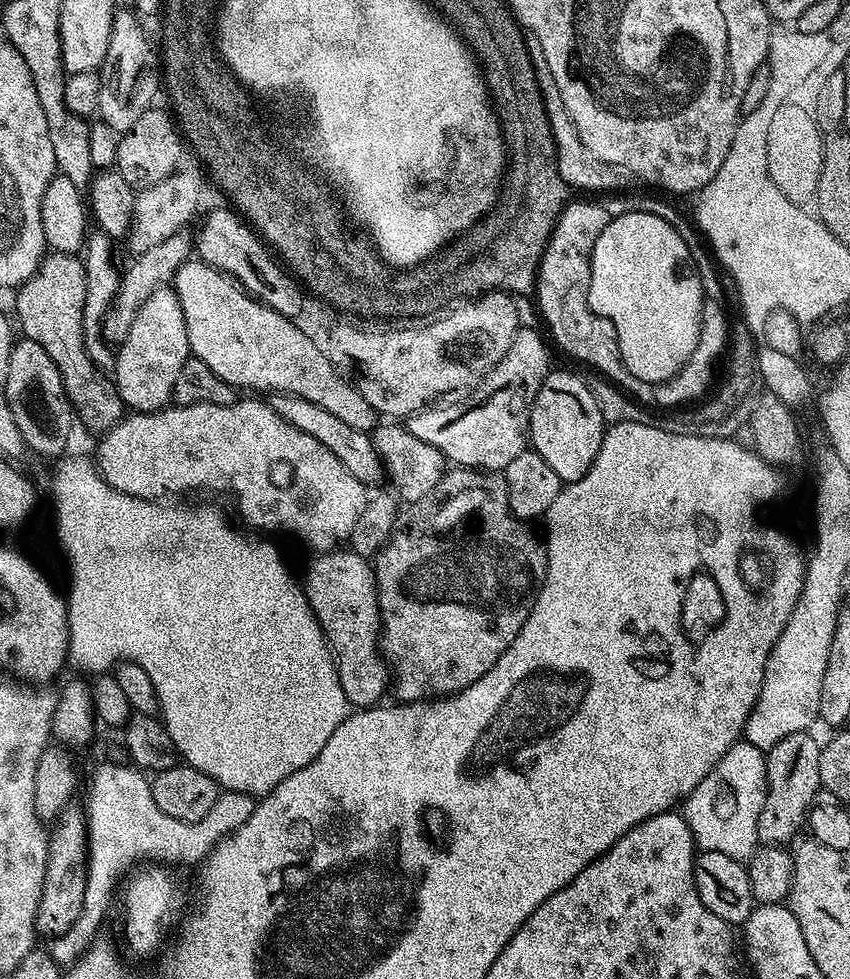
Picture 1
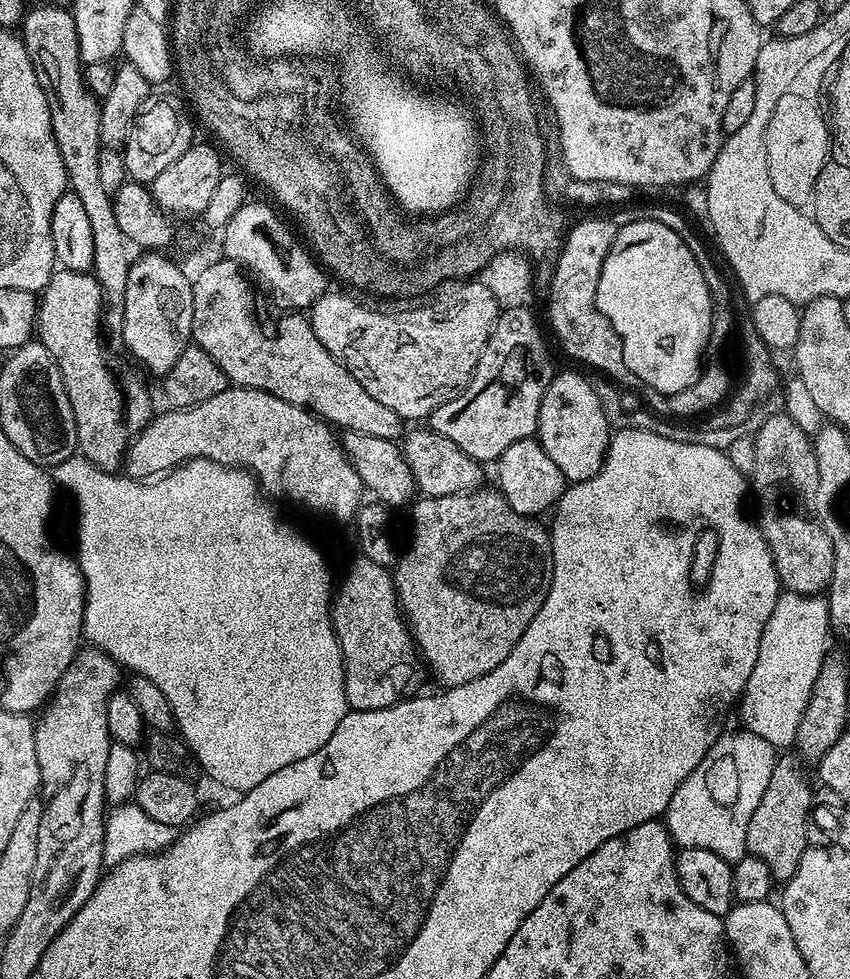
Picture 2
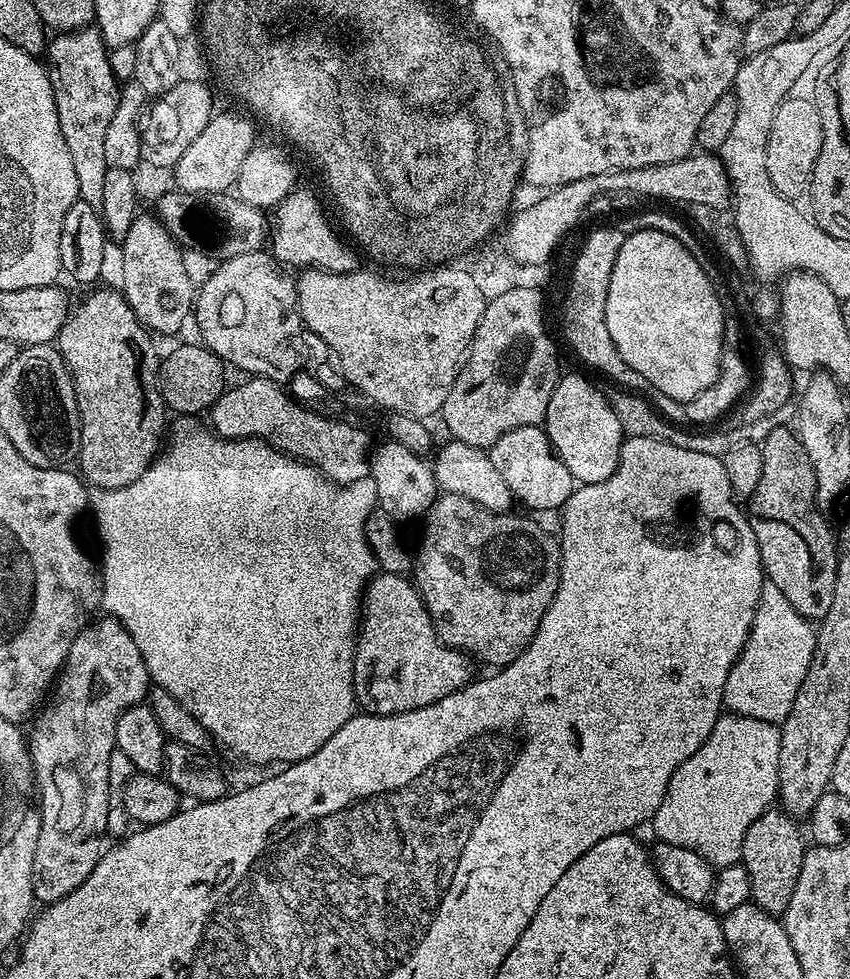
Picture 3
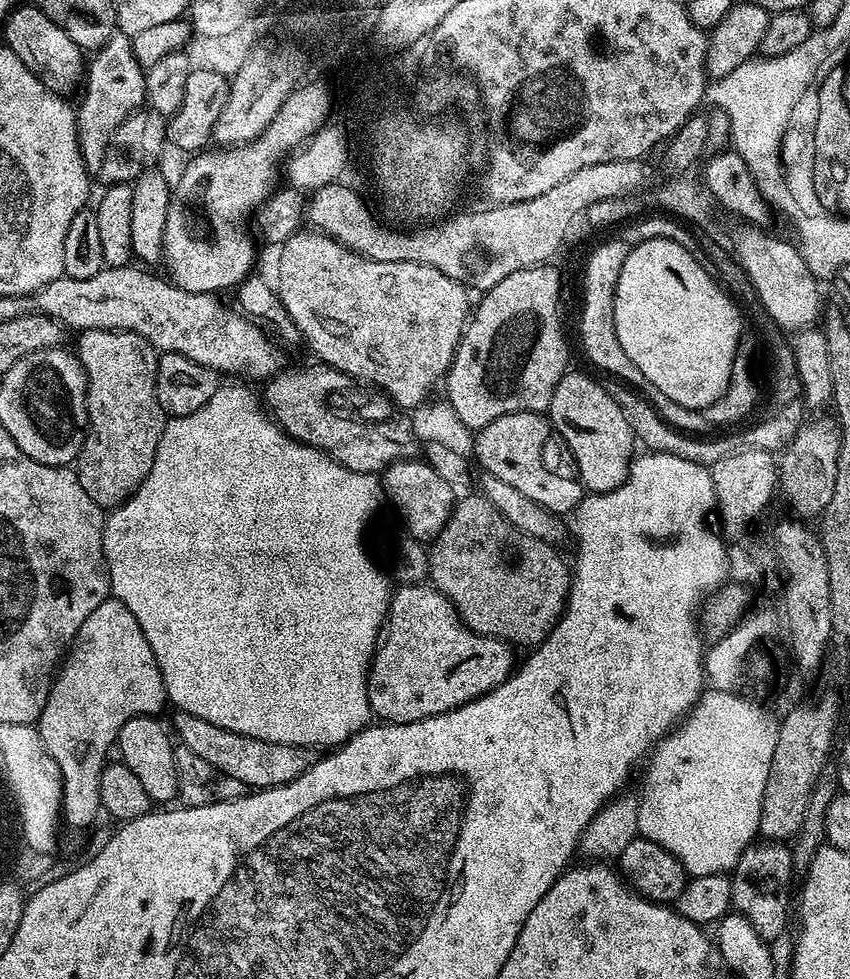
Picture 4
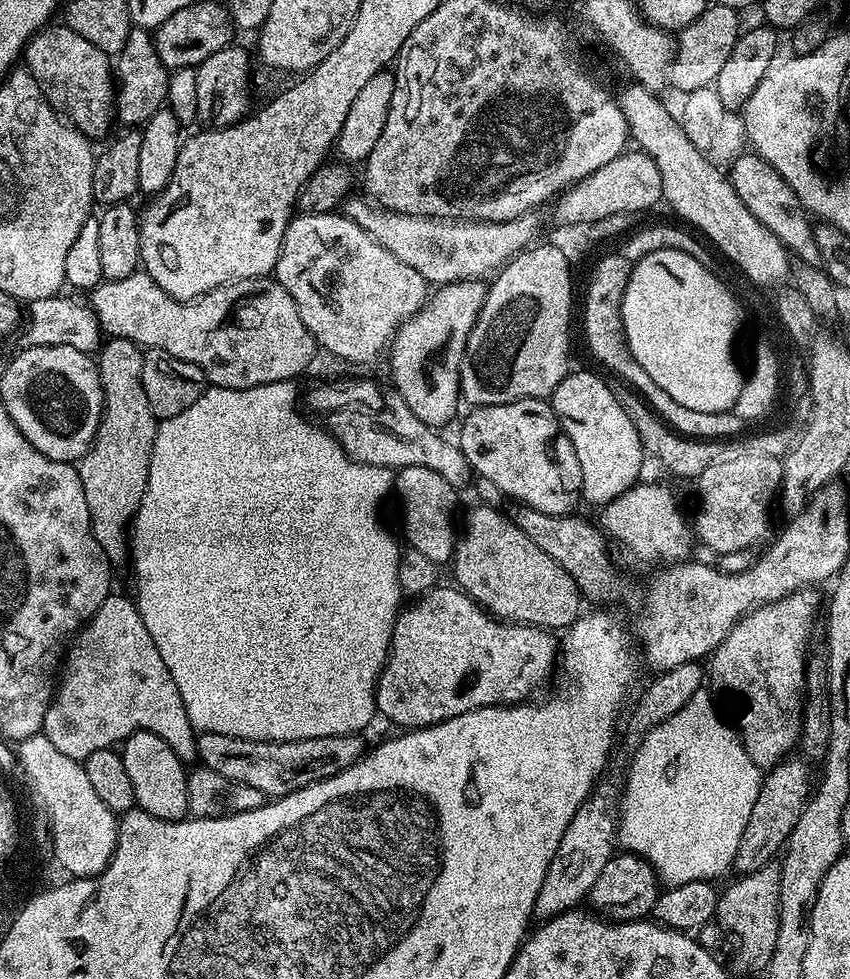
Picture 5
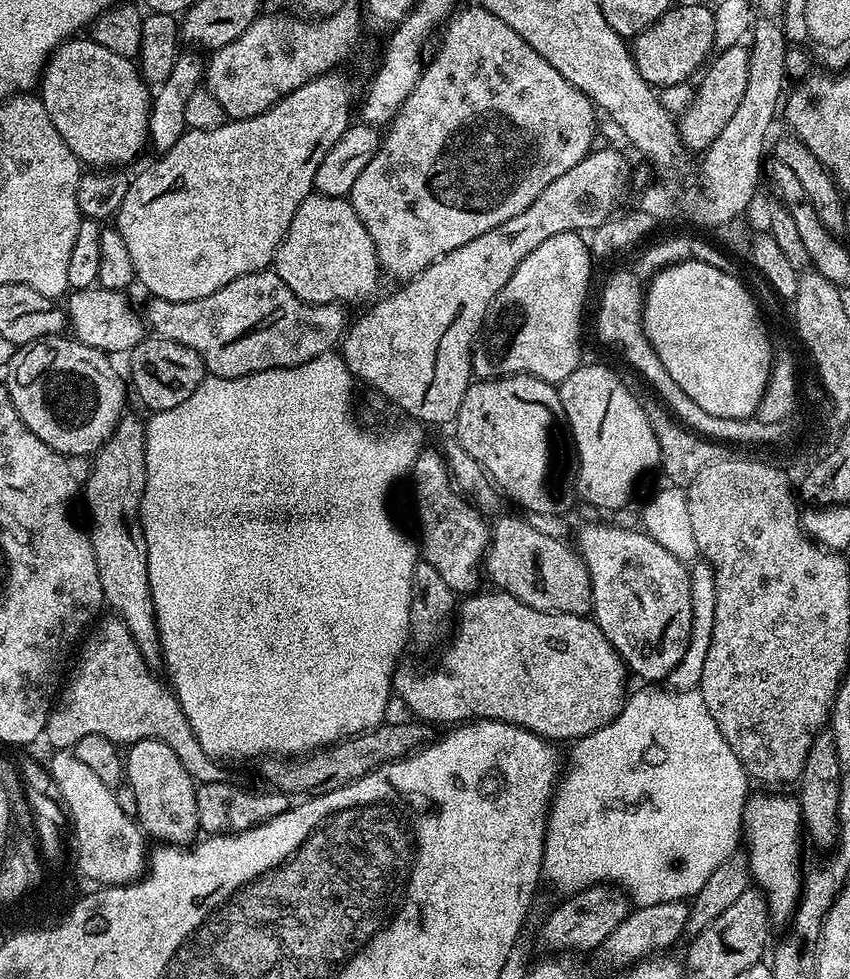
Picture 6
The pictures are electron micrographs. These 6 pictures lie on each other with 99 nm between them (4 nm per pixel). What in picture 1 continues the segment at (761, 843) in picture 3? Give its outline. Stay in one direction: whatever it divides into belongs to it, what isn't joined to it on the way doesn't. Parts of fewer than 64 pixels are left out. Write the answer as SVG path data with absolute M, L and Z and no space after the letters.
M811 731L790 734L767 749L764 765L768 789L762 802L762 814L758 814L758 834L765 844L787 845L788 839L806 824L808 811L813 806L817 791L821 789L818 778L818 758L822 747L821 741L812 737Z

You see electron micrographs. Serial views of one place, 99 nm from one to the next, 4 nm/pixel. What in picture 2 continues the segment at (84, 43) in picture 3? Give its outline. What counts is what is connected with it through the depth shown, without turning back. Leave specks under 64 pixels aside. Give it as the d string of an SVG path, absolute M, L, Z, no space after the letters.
M41 3L37 8L29 7L24 13L22 21L22 39L26 50L30 54L40 73L40 85L44 87L44 93L48 99L48 109L50 110L50 122L52 123L52 133L54 142L58 146L58 154L62 154L62 166L66 166L68 175L68 187L82 201L82 206L86 209L86 215L90 218L90 227L94 233L94 262L92 272L100 289L104 292L104 310L102 313L102 332L105 337L119 337L124 330L124 303L126 302L126 278L130 274L130 266L136 261L138 249L136 245L122 234L118 221L114 218L114 206L112 196L102 186L100 178L100 167L98 158L100 157L100 100L89 90L84 83L84 71L80 59L80 47L78 46L78 30L72 17L71 11L67 7L55 8Z

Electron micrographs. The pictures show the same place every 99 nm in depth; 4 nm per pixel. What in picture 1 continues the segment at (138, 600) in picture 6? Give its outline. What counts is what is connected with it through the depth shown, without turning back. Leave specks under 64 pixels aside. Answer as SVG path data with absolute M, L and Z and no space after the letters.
M52 252L45 255L40 262L40 271L34 273L26 283L21 284L15 296L16 316L20 319L21 330L24 331L21 333L27 339L38 342L38 346L42 346L46 354L50 354L54 366L58 366L64 383L64 393L78 413L79 423L81 420L90 431L96 432L95 434L109 432L118 421L124 419L126 409L120 400L115 383L105 373L98 370L84 349L82 310L86 306L86 270L83 259L71 252Z

